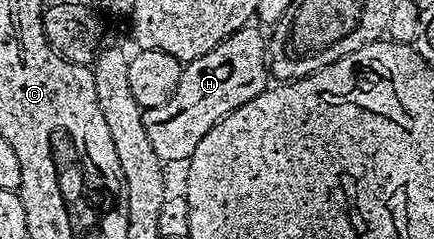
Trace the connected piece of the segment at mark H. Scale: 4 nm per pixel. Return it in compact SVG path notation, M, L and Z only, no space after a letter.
M248 24L231 34L213 52L205 52L197 60L186 63L183 75L177 84L177 92L164 106L144 110L143 123L149 135L149 144L157 152L159 161L181 161L186 163L191 153L201 144L201 136L209 132L229 112L241 108L253 96L268 89L269 58L267 62L267 42L255 24Z

